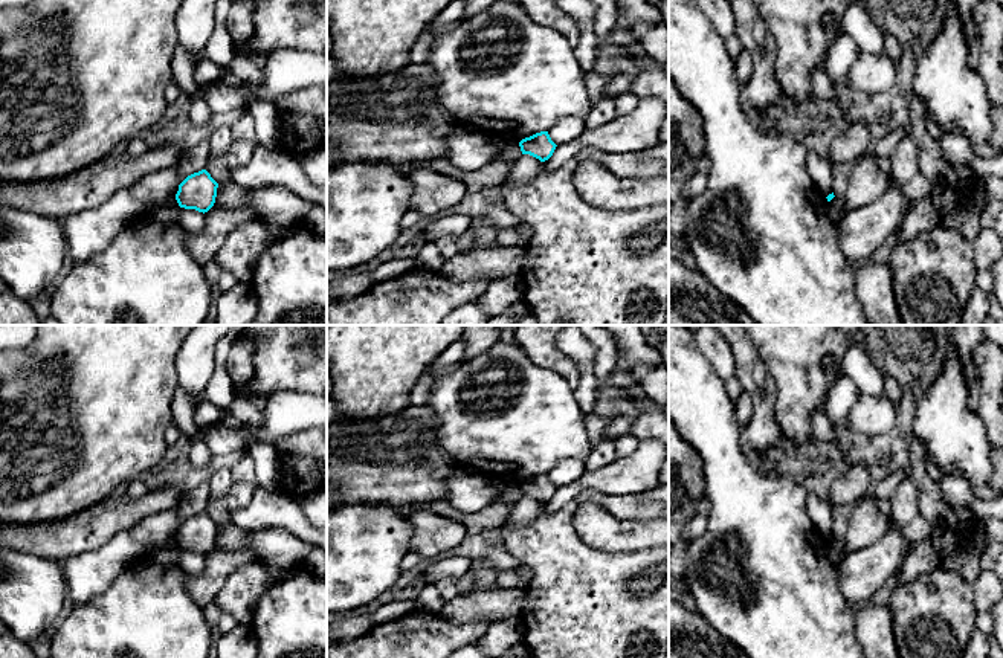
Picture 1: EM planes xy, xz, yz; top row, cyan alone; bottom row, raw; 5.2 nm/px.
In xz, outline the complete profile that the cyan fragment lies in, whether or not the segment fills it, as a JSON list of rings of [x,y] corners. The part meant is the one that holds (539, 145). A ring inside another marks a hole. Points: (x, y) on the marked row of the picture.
[[[540,131],[522,139],[519,147],[522,154],[530,154],[540,162],[545,162],[553,156],[557,145],[551,140],[548,131]]]

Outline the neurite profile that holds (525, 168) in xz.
[[[522,154],[513,162],[511,171],[507,180],[511,185],[527,185],[530,183],[542,169],[542,162],[530,154]]]

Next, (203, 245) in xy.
[[[243,206],[237,209],[205,212],[205,226],[200,232],[186,232],[185,241],[197,263],[205,266],[211,261],[226,238],[244,221],[258,218],[255,208]]]

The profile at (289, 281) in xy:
[[[302,223],[261,253],[252,290],[258,313],[247,325],[327,325],[327,240]]]

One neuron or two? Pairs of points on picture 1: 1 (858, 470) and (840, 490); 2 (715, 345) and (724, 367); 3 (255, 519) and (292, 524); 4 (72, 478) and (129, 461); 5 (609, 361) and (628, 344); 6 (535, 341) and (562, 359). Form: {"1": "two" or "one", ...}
{"1": "one", "2": "one", "3": "one", "4": "one", "5": "two", "6": "one"}

